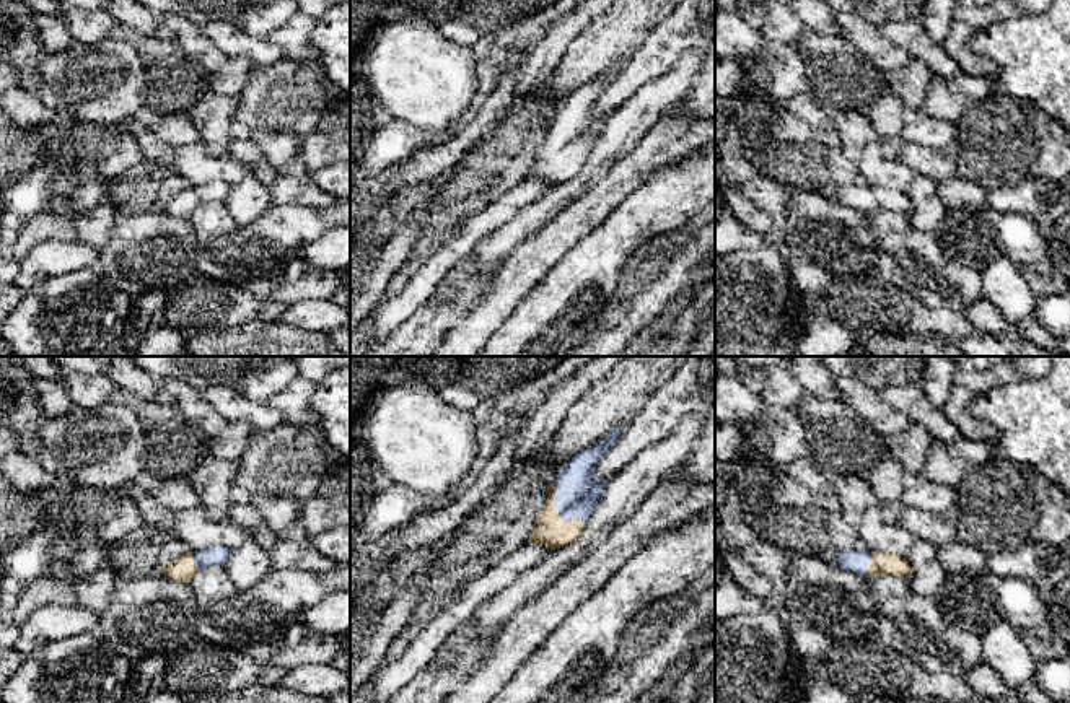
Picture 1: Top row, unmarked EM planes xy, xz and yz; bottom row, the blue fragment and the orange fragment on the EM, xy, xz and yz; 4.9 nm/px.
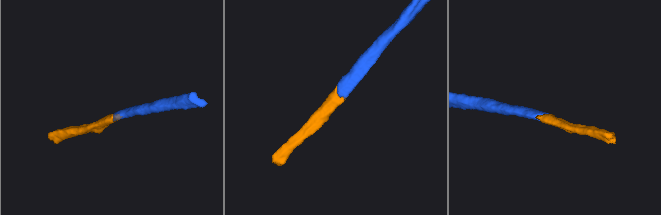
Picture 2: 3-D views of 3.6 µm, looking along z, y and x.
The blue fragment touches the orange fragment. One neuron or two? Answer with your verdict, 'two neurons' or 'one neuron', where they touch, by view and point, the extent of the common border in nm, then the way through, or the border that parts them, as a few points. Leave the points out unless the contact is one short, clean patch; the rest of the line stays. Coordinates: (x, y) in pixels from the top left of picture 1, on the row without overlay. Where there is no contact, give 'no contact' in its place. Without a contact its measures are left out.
one neuron; contact xz (559, 148); length 240 nm; way xz (577, 129), (559, 148), (549, 165)

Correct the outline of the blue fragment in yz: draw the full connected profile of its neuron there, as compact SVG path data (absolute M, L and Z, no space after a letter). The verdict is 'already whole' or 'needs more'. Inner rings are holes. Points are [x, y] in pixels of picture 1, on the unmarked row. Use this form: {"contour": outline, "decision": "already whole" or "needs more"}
{"contour": "M849 186L837 189L834 194L839 203L860 210L863 213L886 210L907 215L912 210L912 203L906 192L896 189Z", "decision": "needs more"}

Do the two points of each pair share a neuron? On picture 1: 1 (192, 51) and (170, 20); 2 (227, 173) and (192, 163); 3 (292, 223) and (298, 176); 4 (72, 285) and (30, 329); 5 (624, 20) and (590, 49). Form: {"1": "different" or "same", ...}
{"1": "same", "2": "same", "3": "different", "4": "same", "5": "same"}

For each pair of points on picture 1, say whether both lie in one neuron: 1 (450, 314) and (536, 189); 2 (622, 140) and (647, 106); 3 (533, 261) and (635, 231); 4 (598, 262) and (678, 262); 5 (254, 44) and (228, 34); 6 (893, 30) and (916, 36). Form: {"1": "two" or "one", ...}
{"1": "two", "2": "one", "3": "two", "4": "two", "5": "one", "6": "one"}

